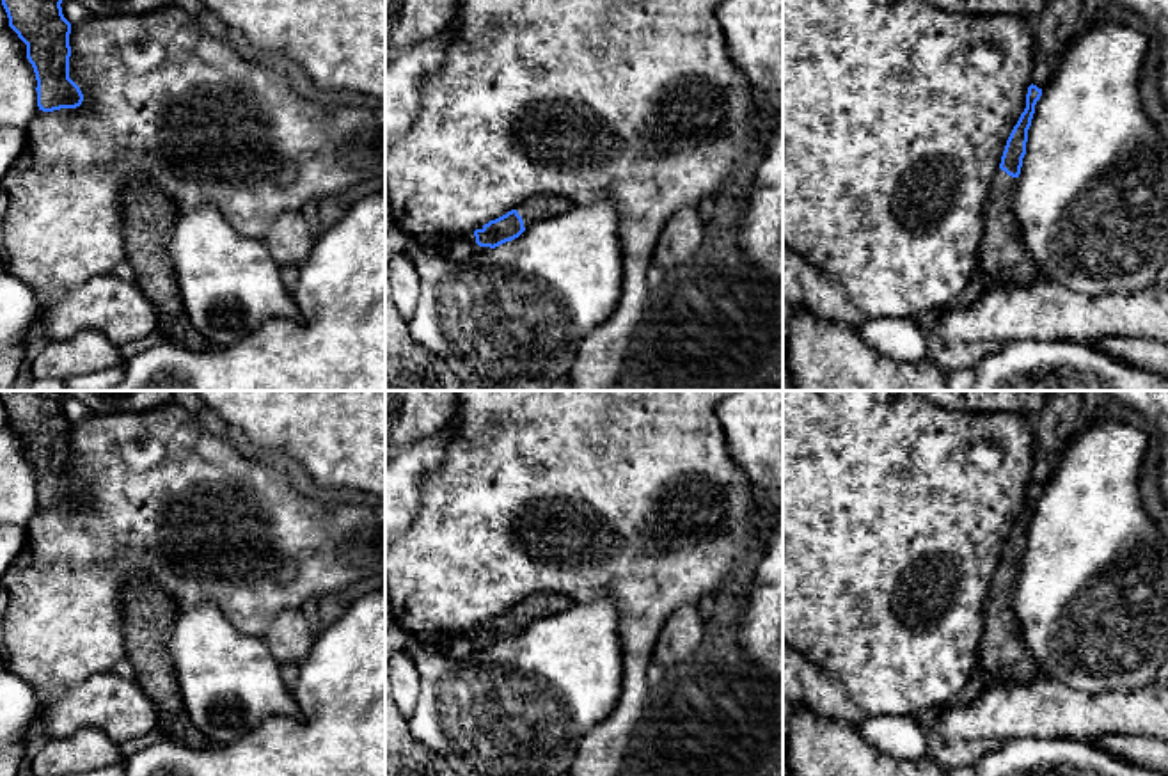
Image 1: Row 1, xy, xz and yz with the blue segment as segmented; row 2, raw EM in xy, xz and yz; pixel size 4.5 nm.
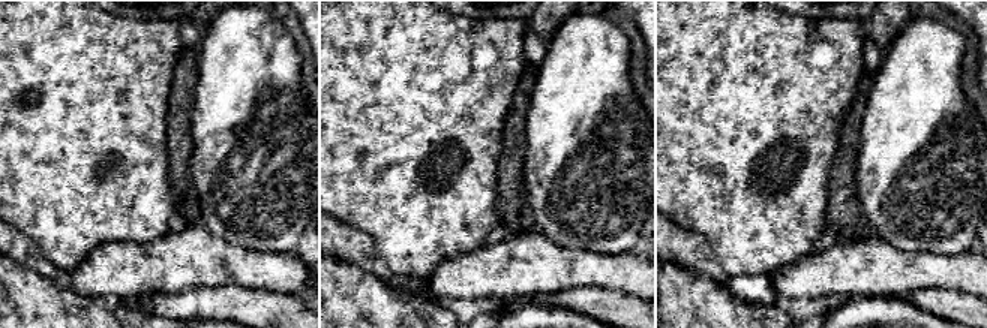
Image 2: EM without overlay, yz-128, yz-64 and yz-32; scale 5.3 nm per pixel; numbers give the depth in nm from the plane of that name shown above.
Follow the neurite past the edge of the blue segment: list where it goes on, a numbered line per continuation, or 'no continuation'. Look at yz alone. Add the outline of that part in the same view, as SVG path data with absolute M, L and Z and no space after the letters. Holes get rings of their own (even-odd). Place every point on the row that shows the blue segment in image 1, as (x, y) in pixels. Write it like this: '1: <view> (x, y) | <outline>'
1: yz (1003, 260) | M998 169L985 206L985 233L976 270L976 275L987 281L987 288L1022 286L1037 279L1037 266L1014 217L1015 188L1017 178Z

